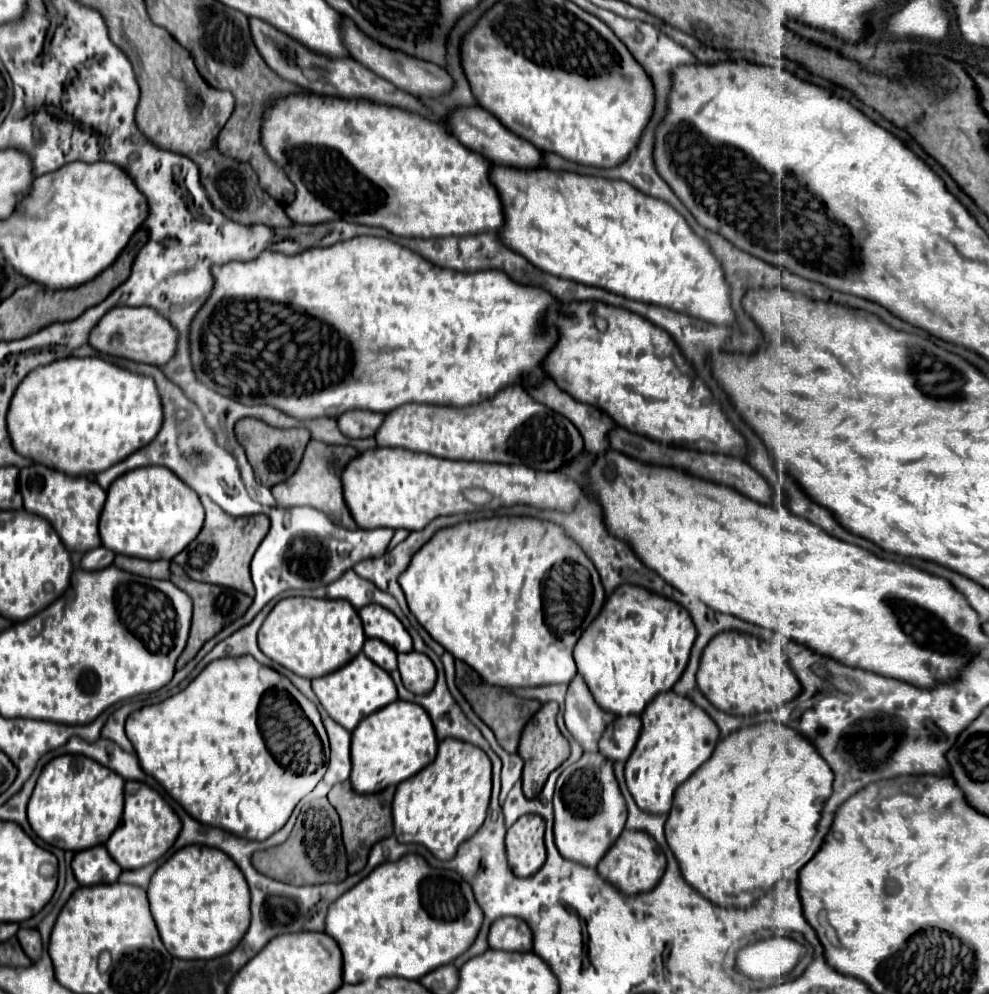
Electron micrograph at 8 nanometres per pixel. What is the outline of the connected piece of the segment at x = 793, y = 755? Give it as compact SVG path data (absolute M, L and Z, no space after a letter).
M766 722L766 724L748 726L748 728L740 728L740 730L732 732L728 738L724 738L722 742L716 744L716 750L710 756L710 760L704 762L704 766L700 766L684 784L680 784L680 788L674 794L674 806L672 806L670 816L666 820L666 840L670 840L670 850L674 852L678 864L680 864L680 872L682 872L684 880L696 892L700 892L700 896L704 896L706 900L710 900L716 906L744 908L746 910L752 904L756 904L756 900L760 896L768 894L774 888L774 884L784 878L784 870L794 868L794 866L796 866L796 870L802 868L818 852L818 848L814 848L812 842L814 842L814 836L818 832L818 822L820 822L822 808L824 808L826 800L832 796L832 780L834 780L832 770L820 758L814 744L808 738L804 738L802 734L794 732L792 728L786 728L786 726L776 724L776 722Z

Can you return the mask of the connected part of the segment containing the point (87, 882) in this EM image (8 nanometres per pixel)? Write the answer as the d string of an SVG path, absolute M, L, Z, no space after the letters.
M94 846L74 856L72 872L80 886L94 886L116 882L122 868L112 860L104 846Z

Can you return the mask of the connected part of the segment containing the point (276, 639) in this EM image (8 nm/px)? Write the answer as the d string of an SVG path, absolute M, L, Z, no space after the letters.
M284 598L272 608L264 628L260 628L260 650L270 660L308 680L344 666L362 650L364 642L366 636L358 612L342 599Z

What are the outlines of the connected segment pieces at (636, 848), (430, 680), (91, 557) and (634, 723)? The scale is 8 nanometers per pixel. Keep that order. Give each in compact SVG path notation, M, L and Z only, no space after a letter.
M624 830L622 836L614 842L614 846L608 850L608 854L596 866L598 874L606 882L616 886L616 890L620 890L624 896L650 892L662 878L664 868L666 868L666 858L660 846L656 844L656 840L646 832L634 832L634 830Z
M406 652L398 654L398 670L404 686L414 694L428 694L436 682L436 668L426 654Z
M98 546L94 550L88 550L84 556L82 556L82 562L80 566L84 570L100 570L100 568L108 568L114 560L114 552L104 548L104 546Z
M640 716L616 718L600 738L600 754L612 762L626 762L640 734Z

